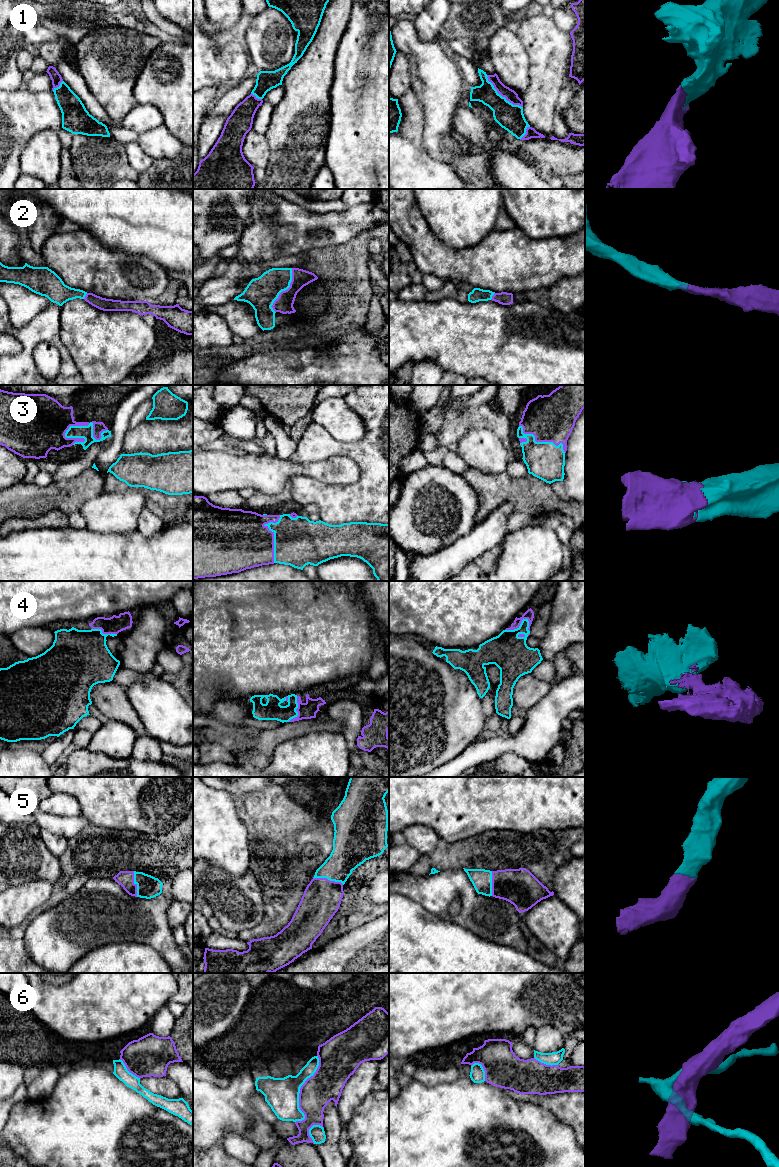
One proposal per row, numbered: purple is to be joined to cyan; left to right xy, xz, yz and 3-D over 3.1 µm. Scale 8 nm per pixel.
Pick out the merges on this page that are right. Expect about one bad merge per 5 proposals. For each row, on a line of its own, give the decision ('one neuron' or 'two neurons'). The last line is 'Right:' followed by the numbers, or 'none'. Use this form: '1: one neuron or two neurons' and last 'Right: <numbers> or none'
1: one neuron
2: one neuron
3: one neuron
4: one neuron
5: one neuron
6: two neurons
Right: 1, 2, 3, 4, 5

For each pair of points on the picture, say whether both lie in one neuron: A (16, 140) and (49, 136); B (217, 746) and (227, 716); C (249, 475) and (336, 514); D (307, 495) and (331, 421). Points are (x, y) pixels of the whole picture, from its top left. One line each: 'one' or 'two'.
A: two
B: two
C: two
D: two

